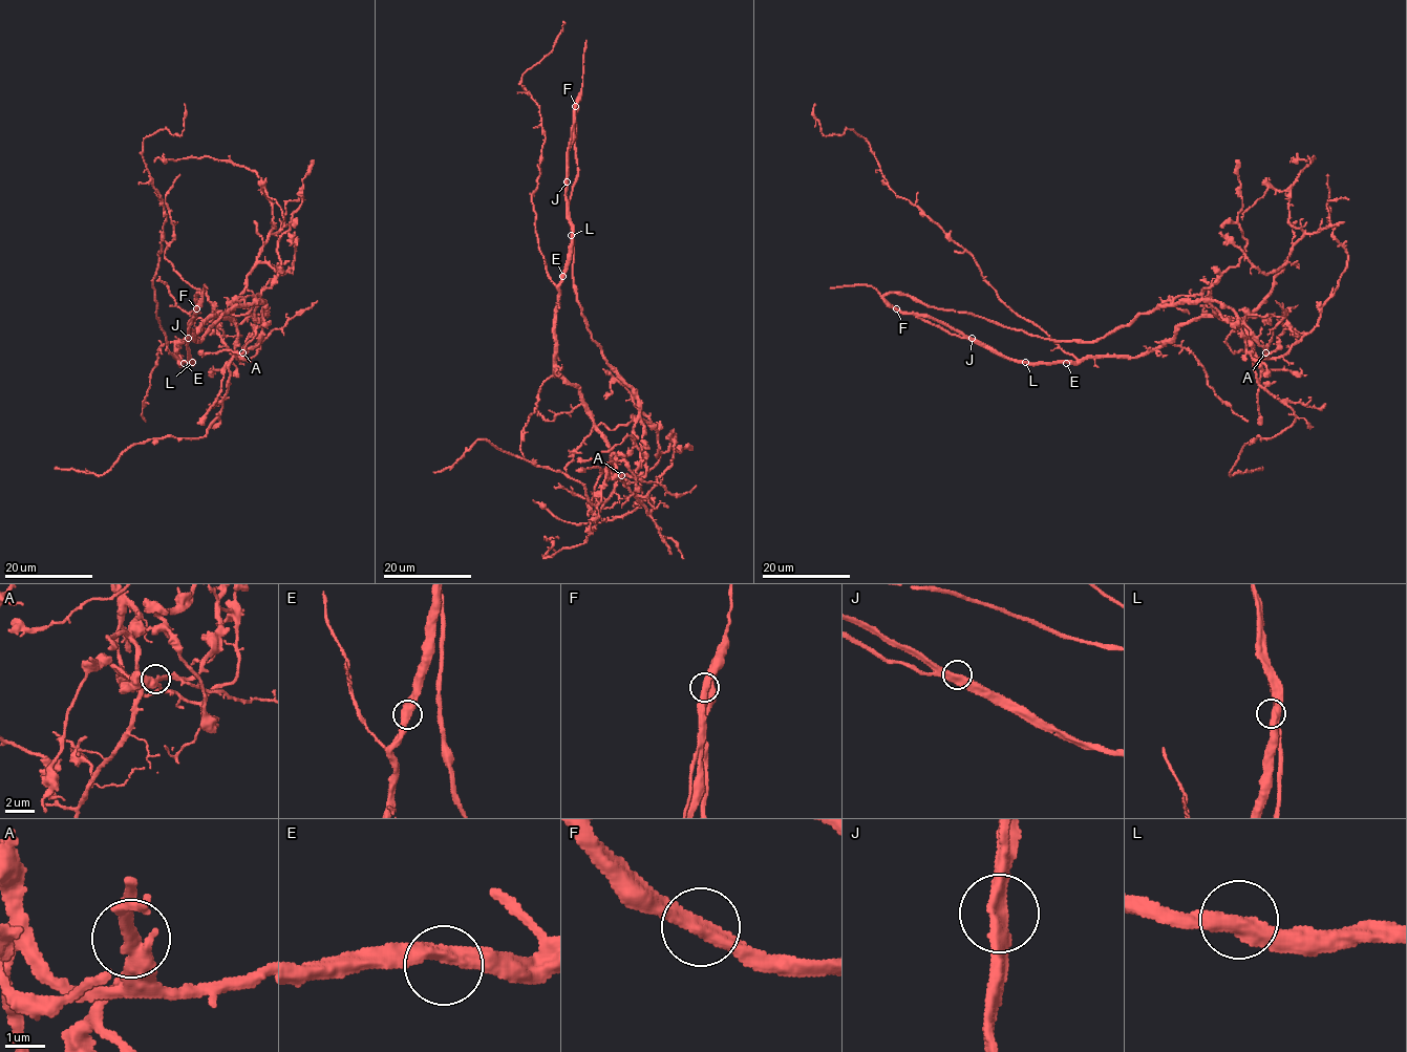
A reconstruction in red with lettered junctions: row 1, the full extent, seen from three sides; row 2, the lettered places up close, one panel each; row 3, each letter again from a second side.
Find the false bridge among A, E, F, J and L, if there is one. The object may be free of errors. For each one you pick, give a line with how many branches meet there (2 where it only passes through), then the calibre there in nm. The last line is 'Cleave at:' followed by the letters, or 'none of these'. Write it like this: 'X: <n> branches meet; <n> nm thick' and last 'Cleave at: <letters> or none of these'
Cleave at: none of these

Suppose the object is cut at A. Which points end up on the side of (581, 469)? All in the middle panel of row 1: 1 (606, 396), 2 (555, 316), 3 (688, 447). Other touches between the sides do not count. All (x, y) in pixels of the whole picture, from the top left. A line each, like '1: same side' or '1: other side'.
1: same side
2: other side
3: same side

